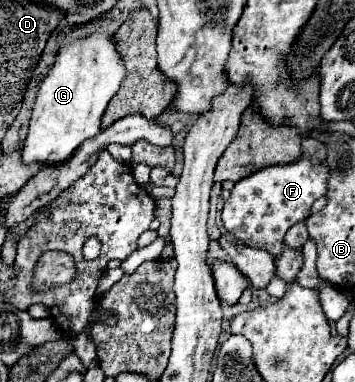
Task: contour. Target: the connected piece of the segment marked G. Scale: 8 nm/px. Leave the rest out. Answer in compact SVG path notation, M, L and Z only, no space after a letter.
M98 30L98 32L84 36L84 38L66 40L58 48L54 64L52 64L48 76L40 84L40 90L38 90L38 96L34 102L34 112L30 118L28 136L26 136L26 142L22 148L22 160L24 162L38 160L38 162L48 162L48 164L58 164L58 162L68 160L68 156L72 156L72 152L86 138L92 138L92 136L96 136L96 132L100 132L102 114L104 114L110 98L118 92L124 76L126 76L126 68L124 68L122 54L118 52L114 34Z

